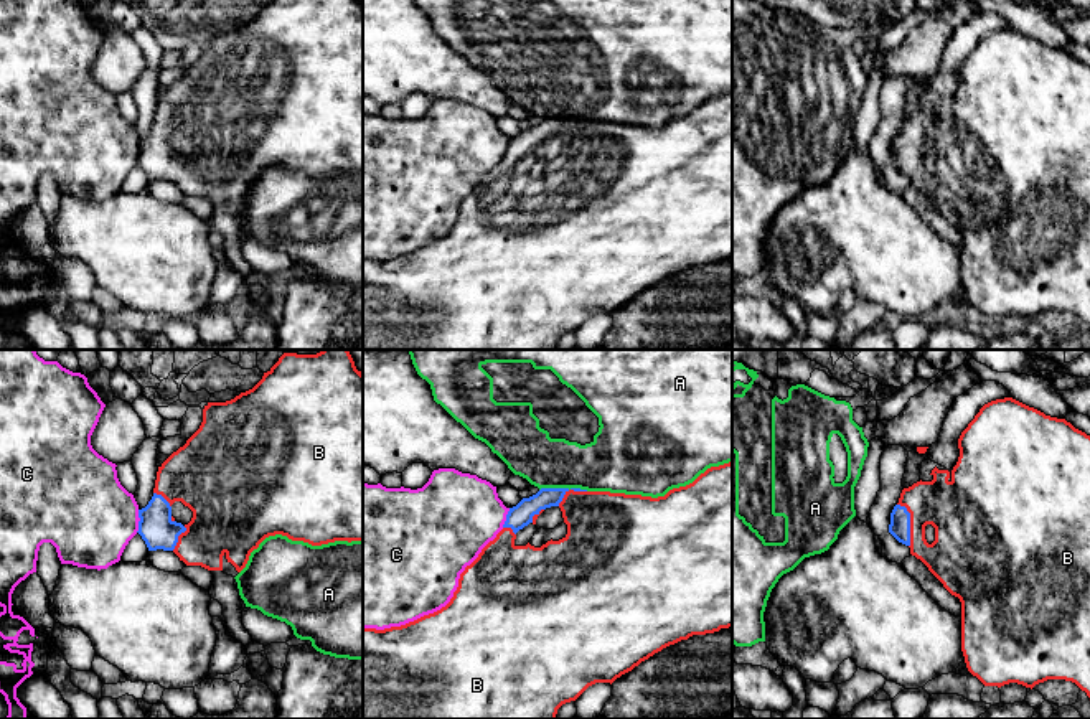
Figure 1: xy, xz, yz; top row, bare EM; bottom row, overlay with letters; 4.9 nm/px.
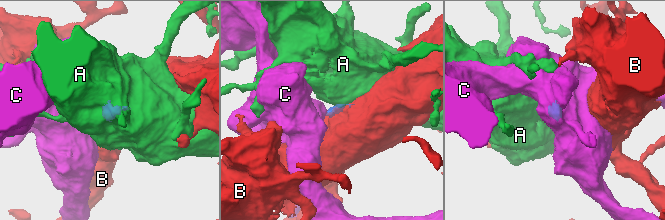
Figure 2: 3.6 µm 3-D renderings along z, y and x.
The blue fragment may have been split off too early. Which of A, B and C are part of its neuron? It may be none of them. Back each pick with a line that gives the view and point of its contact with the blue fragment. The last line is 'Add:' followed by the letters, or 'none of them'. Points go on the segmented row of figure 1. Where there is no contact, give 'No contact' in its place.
B: Touches blue at yz (909, 523)
Add: B

